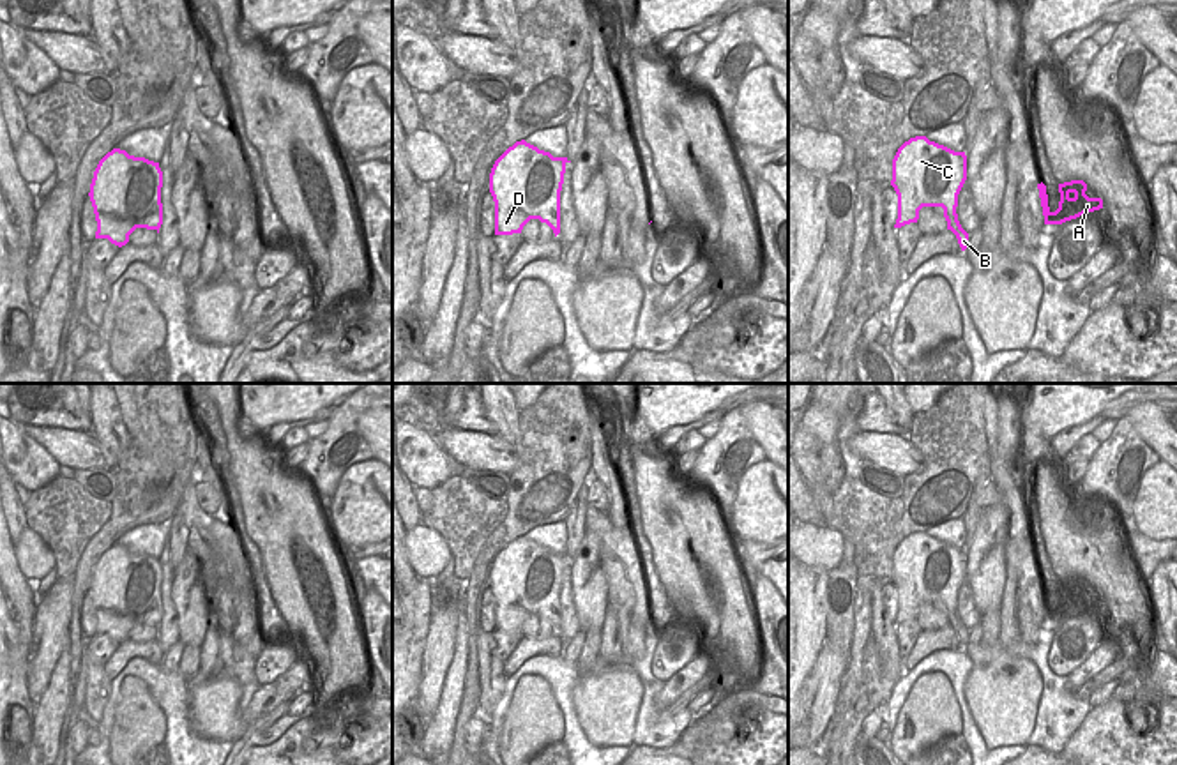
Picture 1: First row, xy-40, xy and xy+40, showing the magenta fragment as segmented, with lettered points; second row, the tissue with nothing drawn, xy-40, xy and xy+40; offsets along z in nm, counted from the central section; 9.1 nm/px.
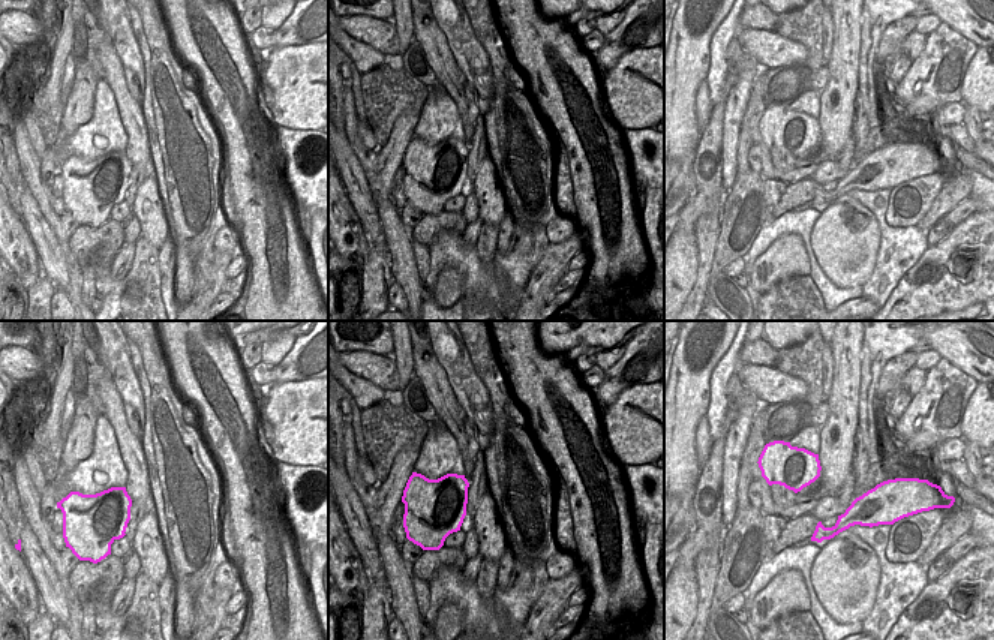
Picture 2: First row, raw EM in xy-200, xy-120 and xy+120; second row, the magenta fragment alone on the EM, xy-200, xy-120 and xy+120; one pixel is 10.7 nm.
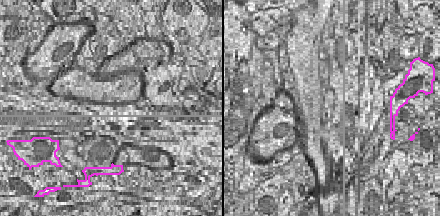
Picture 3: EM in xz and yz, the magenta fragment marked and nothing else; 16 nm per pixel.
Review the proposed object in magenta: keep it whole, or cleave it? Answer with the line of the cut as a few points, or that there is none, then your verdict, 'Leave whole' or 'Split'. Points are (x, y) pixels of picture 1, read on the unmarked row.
Split along xy+40 (956, 610), (951, 626). Split

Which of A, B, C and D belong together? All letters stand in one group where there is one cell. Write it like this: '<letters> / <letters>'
A B / C D

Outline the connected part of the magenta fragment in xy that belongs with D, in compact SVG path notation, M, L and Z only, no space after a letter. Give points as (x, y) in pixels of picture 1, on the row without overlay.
M525 535L493 560L490 588L495 597L495 631L521 629L530 615L546 618L555 632L567 553L553 553Z

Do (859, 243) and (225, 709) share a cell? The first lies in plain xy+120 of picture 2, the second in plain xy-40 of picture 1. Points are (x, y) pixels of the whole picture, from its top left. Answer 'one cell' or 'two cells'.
one cell

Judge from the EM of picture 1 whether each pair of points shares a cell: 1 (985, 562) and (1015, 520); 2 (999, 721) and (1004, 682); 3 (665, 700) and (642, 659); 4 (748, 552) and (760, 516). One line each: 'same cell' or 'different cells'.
1: different cells
2: same cell
3: different cells
4: different cells

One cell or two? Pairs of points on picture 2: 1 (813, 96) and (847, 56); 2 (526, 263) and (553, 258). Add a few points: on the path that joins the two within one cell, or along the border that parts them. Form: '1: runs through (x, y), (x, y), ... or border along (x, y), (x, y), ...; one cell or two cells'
1: border along (820, 92), (820, 114), (817, 117); two cells
2: border along (549, 243), (522, 288); two cells

